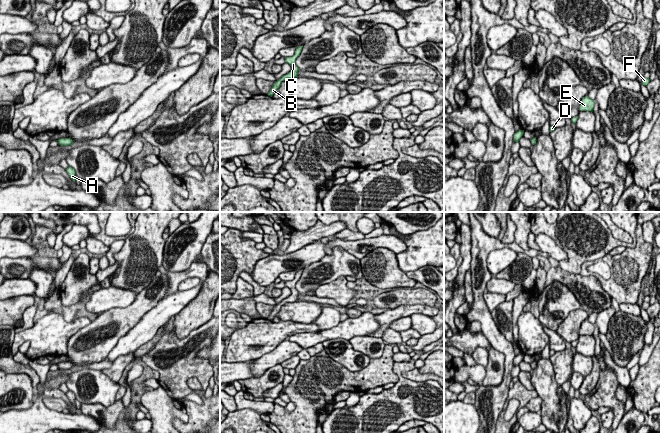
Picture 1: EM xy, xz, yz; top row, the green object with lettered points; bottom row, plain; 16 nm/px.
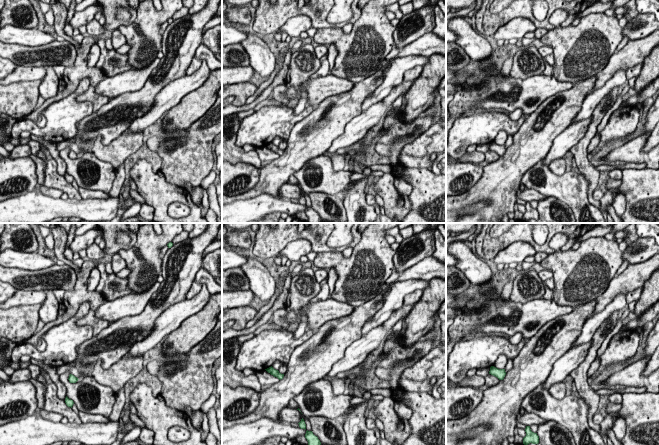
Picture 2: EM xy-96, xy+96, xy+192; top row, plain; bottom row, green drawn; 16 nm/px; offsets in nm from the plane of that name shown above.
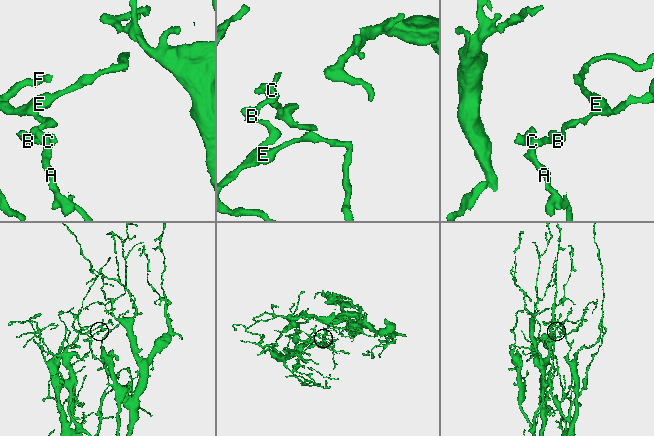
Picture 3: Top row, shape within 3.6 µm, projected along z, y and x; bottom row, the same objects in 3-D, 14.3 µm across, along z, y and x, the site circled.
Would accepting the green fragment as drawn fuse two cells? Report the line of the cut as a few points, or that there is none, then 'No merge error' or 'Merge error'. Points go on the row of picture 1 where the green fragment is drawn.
No split. No merge error

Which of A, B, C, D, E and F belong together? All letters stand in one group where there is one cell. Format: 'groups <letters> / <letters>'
groups A B C D E F

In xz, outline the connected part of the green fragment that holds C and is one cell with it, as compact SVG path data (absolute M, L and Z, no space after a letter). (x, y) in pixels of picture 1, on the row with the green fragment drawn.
M303 46L296 47L296 50L293 56L284 58L285 62L291 66L291 71L287 73L286 75L283 75L279 80L275 81L270 91L267 93L268 96L272 97L273 94L277 91L277 89L280 87L281 82L284 81L285 79L297 77L299 68L297 67L295 61L296 61L296 58L300 55L302 48Z

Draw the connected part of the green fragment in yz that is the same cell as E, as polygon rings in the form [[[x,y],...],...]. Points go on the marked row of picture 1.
[[[585,96],[582,98],[580,106],[579,106],[579,111],[590,111],[593,112],[594,109],[594,100],[589,98],[588,96]]]

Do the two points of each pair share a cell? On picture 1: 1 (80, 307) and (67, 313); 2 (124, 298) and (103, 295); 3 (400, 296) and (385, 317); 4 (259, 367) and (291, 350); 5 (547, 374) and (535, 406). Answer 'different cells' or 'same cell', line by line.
1: same cell
2: same cell
3: different cells
4: same cell
5: different cells

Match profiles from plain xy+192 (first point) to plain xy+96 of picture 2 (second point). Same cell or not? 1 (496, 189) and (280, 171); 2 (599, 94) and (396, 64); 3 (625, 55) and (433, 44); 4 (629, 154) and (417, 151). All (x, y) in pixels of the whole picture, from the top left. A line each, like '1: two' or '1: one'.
1: one
2: one
3: one
4: one

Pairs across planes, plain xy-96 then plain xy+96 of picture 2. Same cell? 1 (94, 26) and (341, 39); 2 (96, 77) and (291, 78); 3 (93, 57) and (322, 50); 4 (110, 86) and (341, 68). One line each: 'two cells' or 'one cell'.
1: one cell
2: one cell
3: one cell
4: two cells

